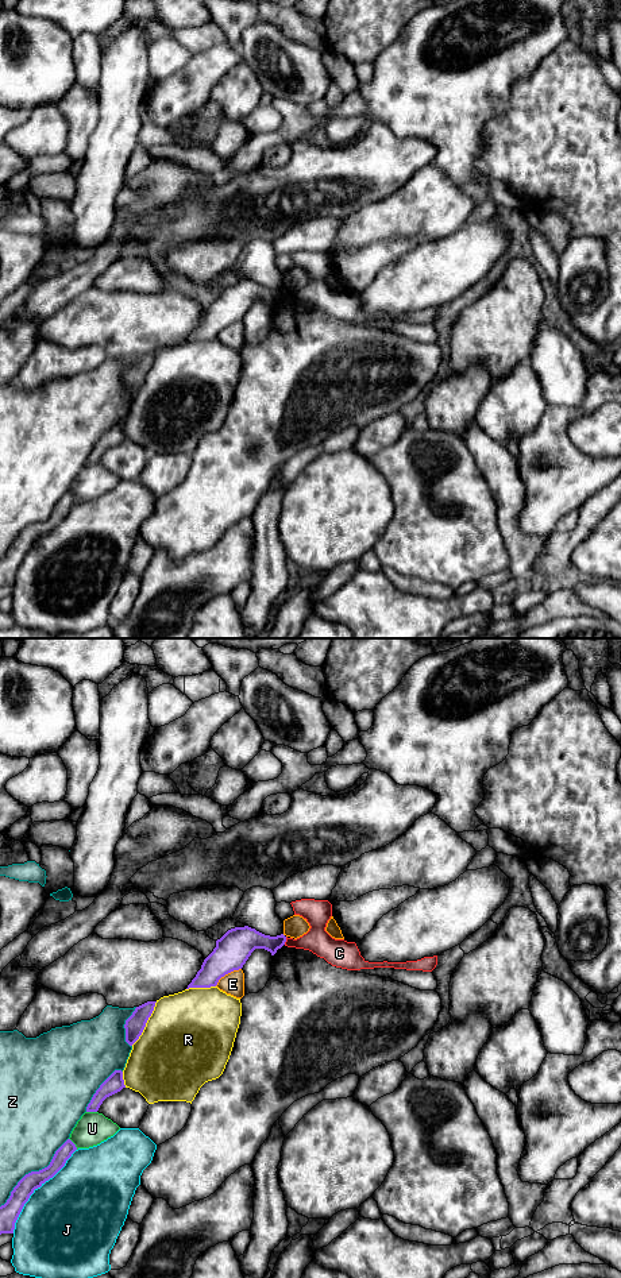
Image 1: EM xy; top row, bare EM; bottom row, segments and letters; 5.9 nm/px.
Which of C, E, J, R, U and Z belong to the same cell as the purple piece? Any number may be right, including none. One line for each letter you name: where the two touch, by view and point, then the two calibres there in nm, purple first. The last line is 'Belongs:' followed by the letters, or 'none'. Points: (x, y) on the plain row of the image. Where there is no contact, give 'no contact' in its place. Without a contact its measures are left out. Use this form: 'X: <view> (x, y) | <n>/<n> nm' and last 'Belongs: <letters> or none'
C: xy (285, 293) | 170/150 nm
Belongs: C

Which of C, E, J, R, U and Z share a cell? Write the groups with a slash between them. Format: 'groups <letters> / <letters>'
groups C / E / J / R / U / Z

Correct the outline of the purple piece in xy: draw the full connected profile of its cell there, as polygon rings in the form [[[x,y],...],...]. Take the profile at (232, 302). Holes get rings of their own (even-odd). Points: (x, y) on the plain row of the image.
[[[301,251],[290,256],[294,267],[302,269],[309,275],[310,281],[306,286],[293,291],[284,286],[265,287],[248,278],[231,281],[216,293],[216,300],[204,312],[186,341],[216,339],[221,329],[242,321],[255,301],[265,301],[274,308],[284,297],[309,302],[332,318],[347,323],[394,320],[432,324],[437,317],[437,308],[406,314],[369,314],[360,308],[355,294],[335,291],[325,283],[332,269],[332,256],[328,252]]]

